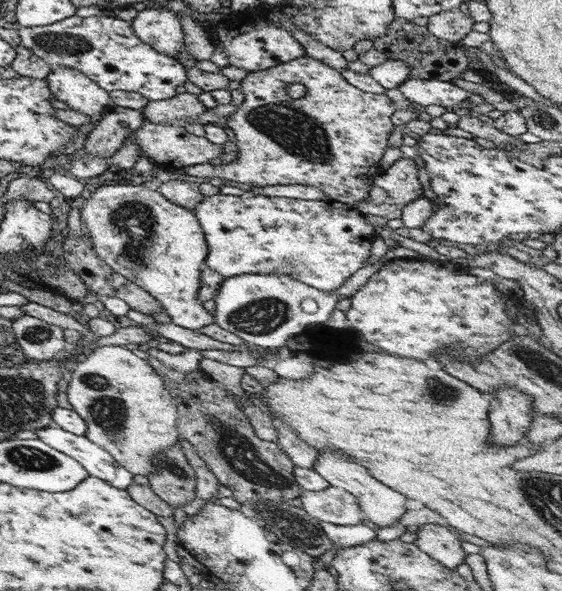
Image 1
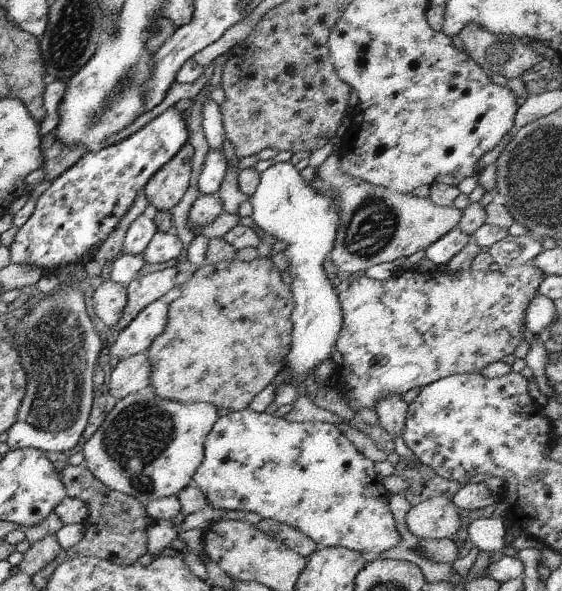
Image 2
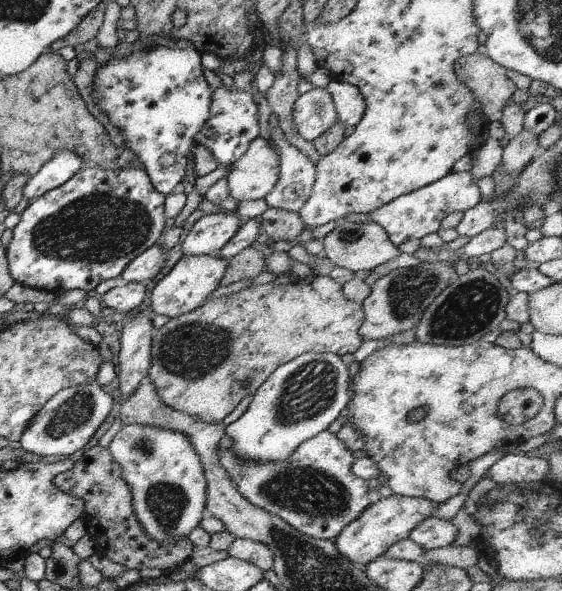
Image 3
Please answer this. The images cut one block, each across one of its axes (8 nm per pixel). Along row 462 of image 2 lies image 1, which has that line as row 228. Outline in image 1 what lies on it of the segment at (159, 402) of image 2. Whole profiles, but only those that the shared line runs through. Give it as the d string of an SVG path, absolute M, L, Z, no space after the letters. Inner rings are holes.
M127 182L118 185L101 184L90 196L88 200L83 201L81 218L84 230L90 236L98 256L101 256L114 272L124 275L162 304L173 324L194 331L214 324L215 316L208 314L198 301L201 271L205 266L209 246L194 209L188 210L178 206L144 184L130 185Z

